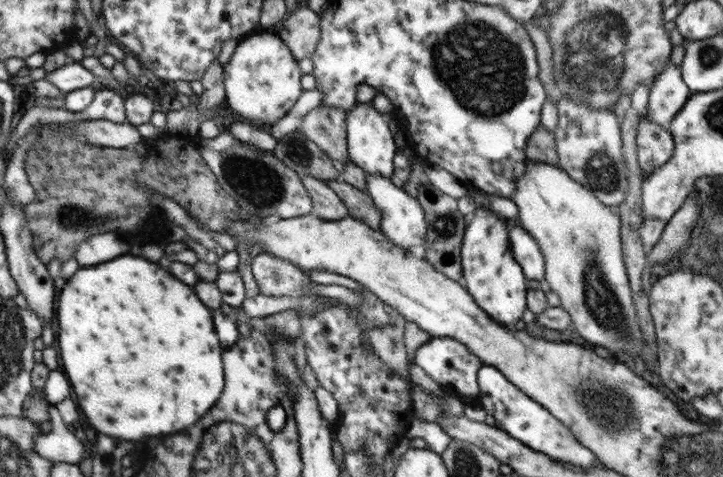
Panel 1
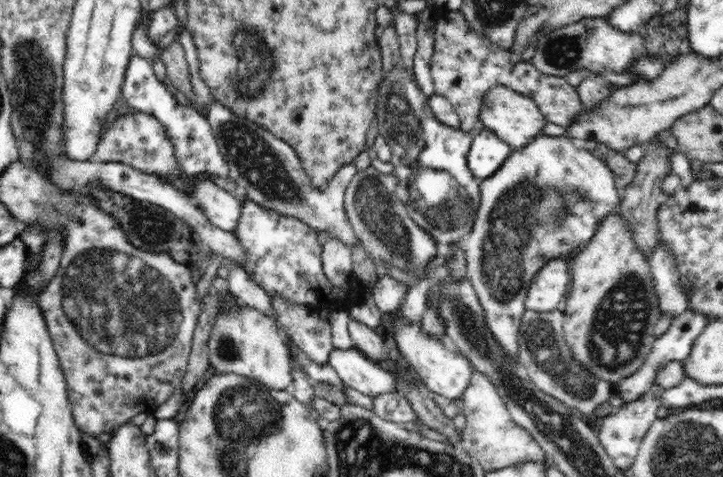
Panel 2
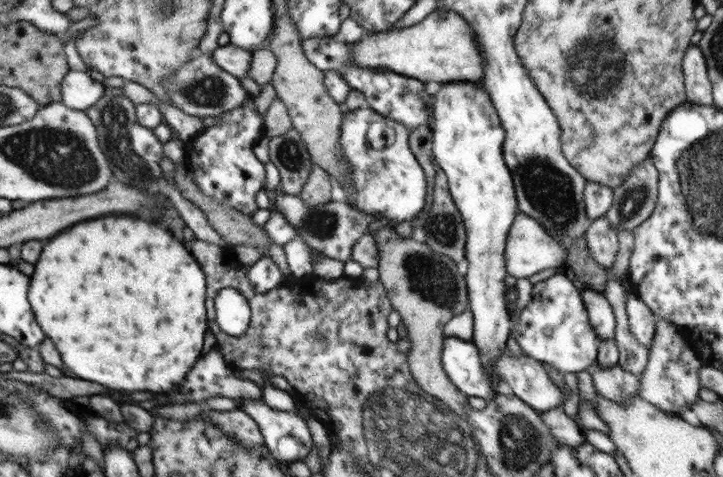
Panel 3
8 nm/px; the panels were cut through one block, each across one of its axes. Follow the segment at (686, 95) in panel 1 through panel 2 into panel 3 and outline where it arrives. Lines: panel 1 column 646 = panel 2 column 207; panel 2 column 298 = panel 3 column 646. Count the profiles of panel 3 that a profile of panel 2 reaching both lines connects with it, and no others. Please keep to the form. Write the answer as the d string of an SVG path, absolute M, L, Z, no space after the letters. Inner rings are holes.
M649 157L637 166L619 188L613 189L613 203L606 214L618 233L633 231L654 212L658 196L659 172Z

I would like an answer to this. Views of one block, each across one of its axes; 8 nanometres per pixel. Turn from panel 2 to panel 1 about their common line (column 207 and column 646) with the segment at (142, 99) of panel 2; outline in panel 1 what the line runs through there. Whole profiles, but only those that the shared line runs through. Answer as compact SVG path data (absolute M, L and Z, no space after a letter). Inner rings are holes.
M642 118L639 122L636 146L638 146L638 165L648 174L671 159L675 147L669 129L666 130L646 118Z

